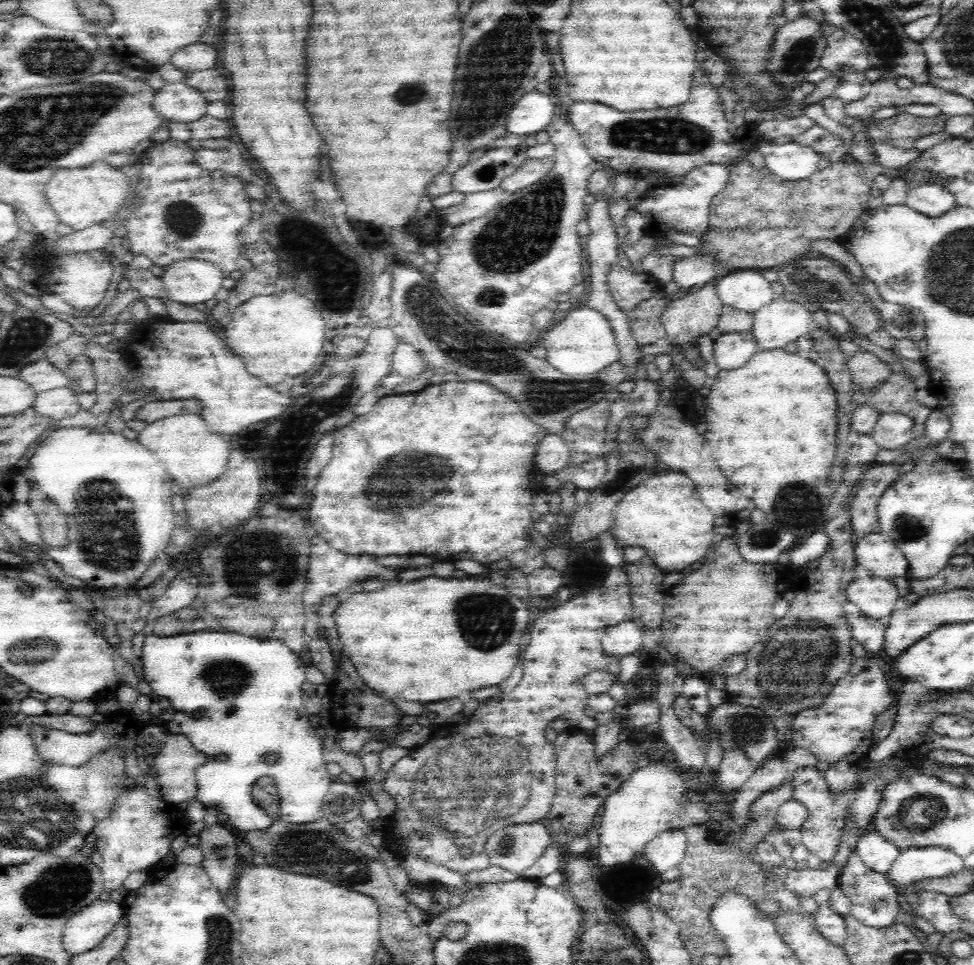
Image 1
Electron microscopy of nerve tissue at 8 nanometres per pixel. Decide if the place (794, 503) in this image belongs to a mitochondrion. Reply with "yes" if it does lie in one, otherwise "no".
yes

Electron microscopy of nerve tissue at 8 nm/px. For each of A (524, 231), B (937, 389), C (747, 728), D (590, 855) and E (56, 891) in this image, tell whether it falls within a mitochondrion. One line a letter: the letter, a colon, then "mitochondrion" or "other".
A: mitochondrion
B: other
C: mitochondrion
D: other
E: mitochondrion

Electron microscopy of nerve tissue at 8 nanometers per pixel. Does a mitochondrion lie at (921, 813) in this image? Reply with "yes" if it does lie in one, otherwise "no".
yes

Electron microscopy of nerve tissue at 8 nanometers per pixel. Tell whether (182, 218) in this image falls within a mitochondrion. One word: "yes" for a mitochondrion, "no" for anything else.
yes

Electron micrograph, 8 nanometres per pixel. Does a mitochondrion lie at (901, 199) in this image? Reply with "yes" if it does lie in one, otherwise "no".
no

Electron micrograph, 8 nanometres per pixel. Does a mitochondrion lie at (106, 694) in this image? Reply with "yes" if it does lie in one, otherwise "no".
no

